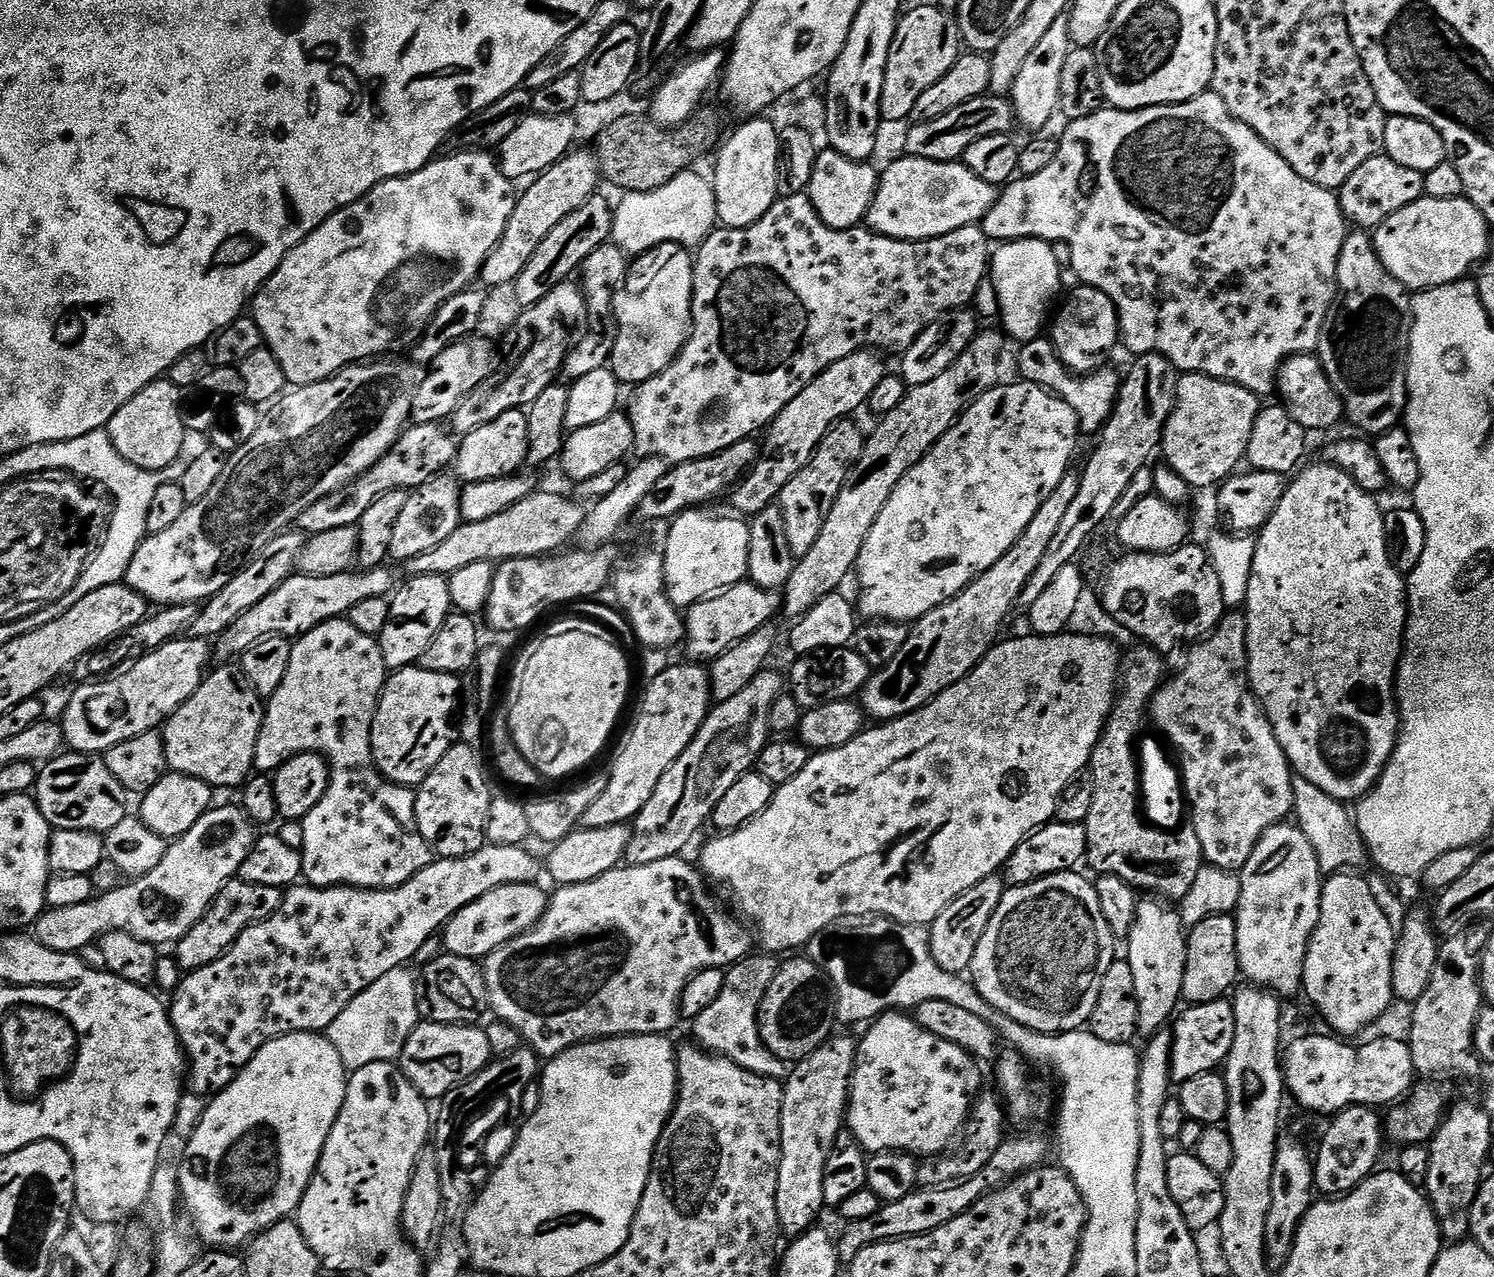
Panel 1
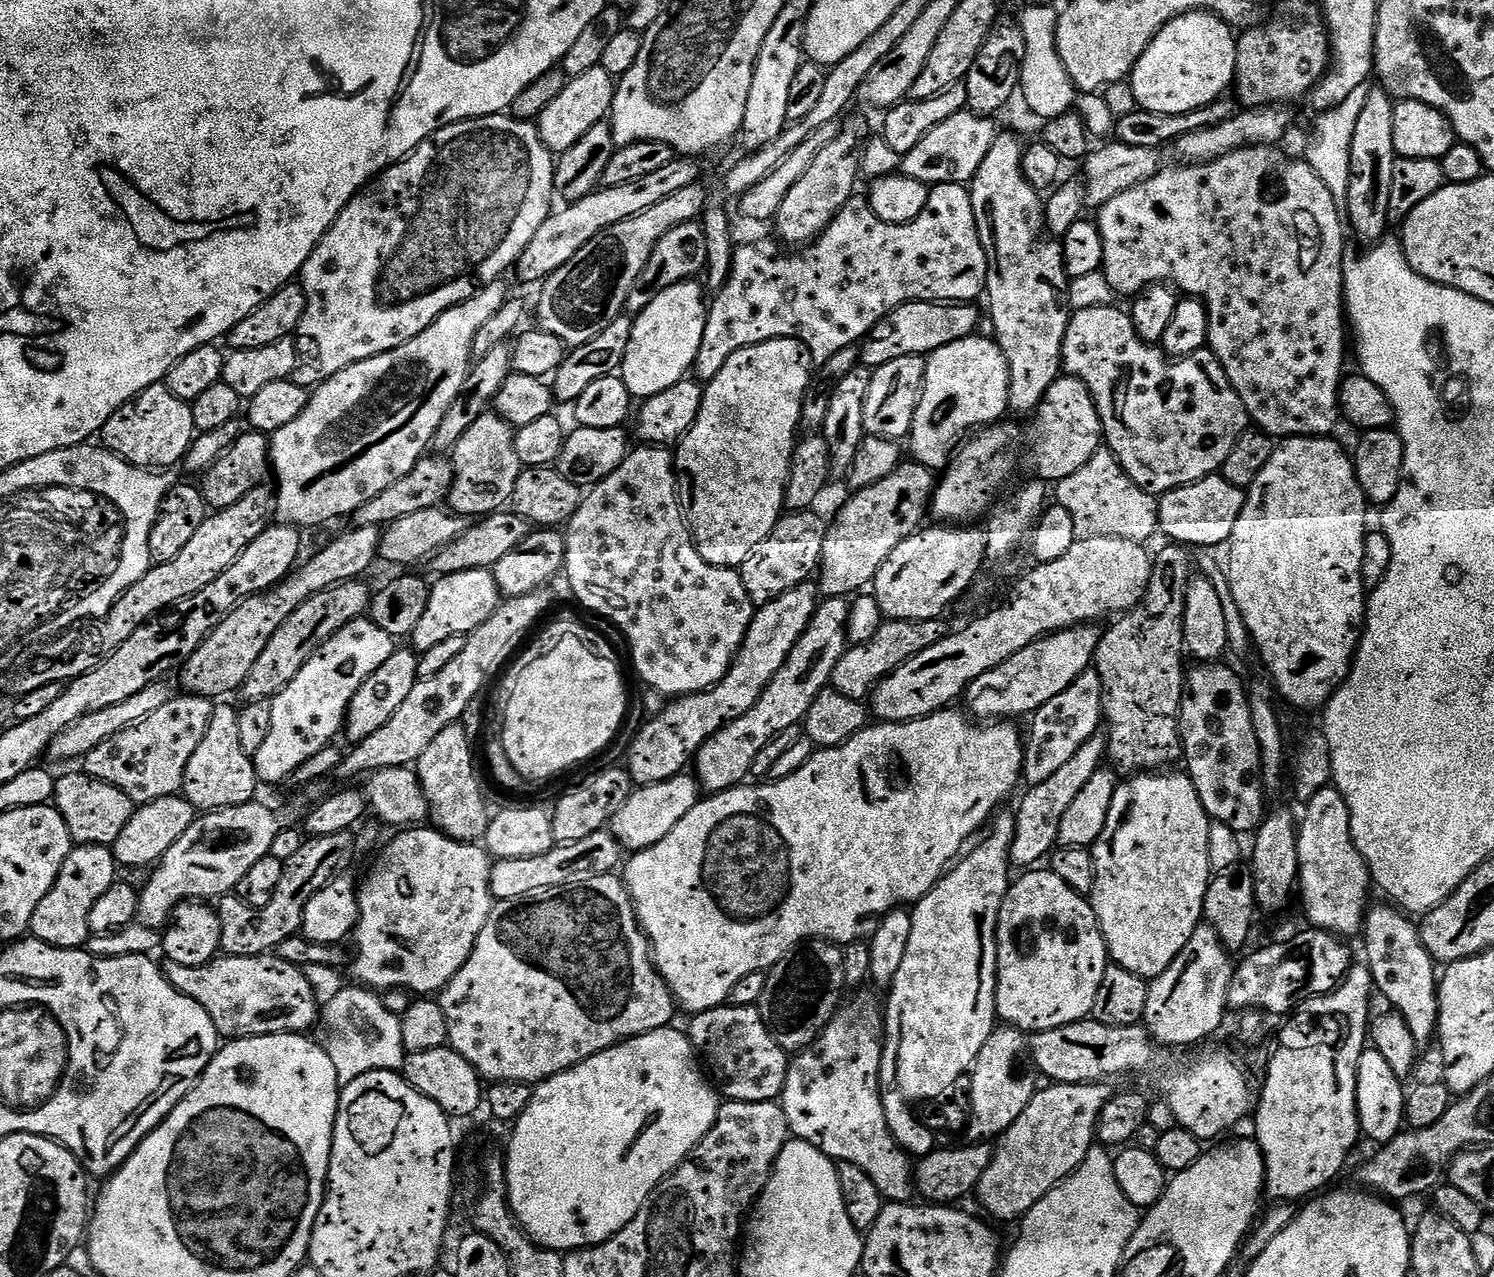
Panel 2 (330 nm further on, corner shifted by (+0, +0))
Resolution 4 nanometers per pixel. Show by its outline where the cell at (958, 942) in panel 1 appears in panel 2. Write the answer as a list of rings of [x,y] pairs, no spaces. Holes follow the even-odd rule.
[[[1103,731],[1096,732],[1066,762],[1051,778],[1046,778],[1046,782],[1038,782],[1027,789],[1028,793],[1020,800],[1020,809],[1015,809],[1016,829],[1014,830],[1014,842],[1008,851],[1011,863],[1020,867],[1020,870],[1029,866],[1036,866],[1040,859],[1047,857],[1058,844],[1058,826],[1062,826],[1062,817],[1066,815],[1066,810],[1070,802],[1082,791],[1082,786],[1094,778],[1094,774],[1105,763],[1108,754],[1108,737]]]

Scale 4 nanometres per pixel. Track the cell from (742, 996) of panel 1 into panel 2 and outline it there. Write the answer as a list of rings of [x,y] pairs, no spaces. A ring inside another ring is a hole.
[[[721,1006],[705,1012],[697,1012],[691,1020],[692,1025],[686,1028],[686,1035],[696,1049],[699,1059],[706,1065],[711,1079],[728,1100],[766,1102],[767,1100],[779,1101],[783,1097],[790,1056],[782,1050],[782,1046],[778,1046],[778,1042],[774,1042],[770,1030],[766,1030],[759,1007]]]

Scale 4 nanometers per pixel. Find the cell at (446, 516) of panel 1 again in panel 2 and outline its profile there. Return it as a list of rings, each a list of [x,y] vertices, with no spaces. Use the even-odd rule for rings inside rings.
[[[489,410],[458,438],[450,453],[454,482],[446,504],[456,515],[465,518],[483,518],[501,511],[511,501],[514,482],[518,482],[522,465],[516,449],[516,433],[512,425]]]

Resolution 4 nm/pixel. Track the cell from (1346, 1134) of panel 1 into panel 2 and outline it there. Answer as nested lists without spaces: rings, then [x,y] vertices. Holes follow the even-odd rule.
[[[1373,903],[1364,918],[1362,937],[1364,952],[1368,955],[1366,963],[1379,995],[1381,992],[1392,1003],[1389,1005],[1406,1018],[1406,1026],[1410,1026],[1417,1045],[1424,1046],[1431,1040],[1433,1043],[1440,1022],[1438,964],[1426,950],[1413,917],[1391,903],[1383,903]]]

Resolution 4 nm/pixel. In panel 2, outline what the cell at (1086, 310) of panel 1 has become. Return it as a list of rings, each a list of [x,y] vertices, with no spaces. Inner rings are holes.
[[[1094,306],[1086,310],[1075,310],[1069,315],[1068,325],[1066,326],[1066,338],[1062,342],[1062,354],[1060,362],[1063,371],[1069,376],[1073,376],[1075,380],[1080,380],[1092,395],[1092,400],[1096,403],[1096,409],[1100,415],[1100,421],[1104,427],[1103,443],[1107,449],[1116,456],[1117,462],[1122,470],[1133,480],[1142,490],[1150,492],[1153,496],[1159,498],[1165,492],[1181,488],[1187,484],[1198,482],[1207,476],[1217,475],[1223,469],[1226,458],[1230,458],[1230,450],[1234,450],[1234,442],[1238,442],[1238,438],[1243,432],[1249,431],[1250,421],[1248,411],[1242,402],[1242,398],[1234,390],[1234,386],[1226,378],[1226,374],[1222,370],[1222,366],[1218,362],[1218,358],[1207,347],[1198,350],[1189,356],[1179,358],[1169,358],[1164,353],[1163,348],[1148,344],[1142,340],[1135,332],[1129,313],[1123,308],[1117,306]]]

